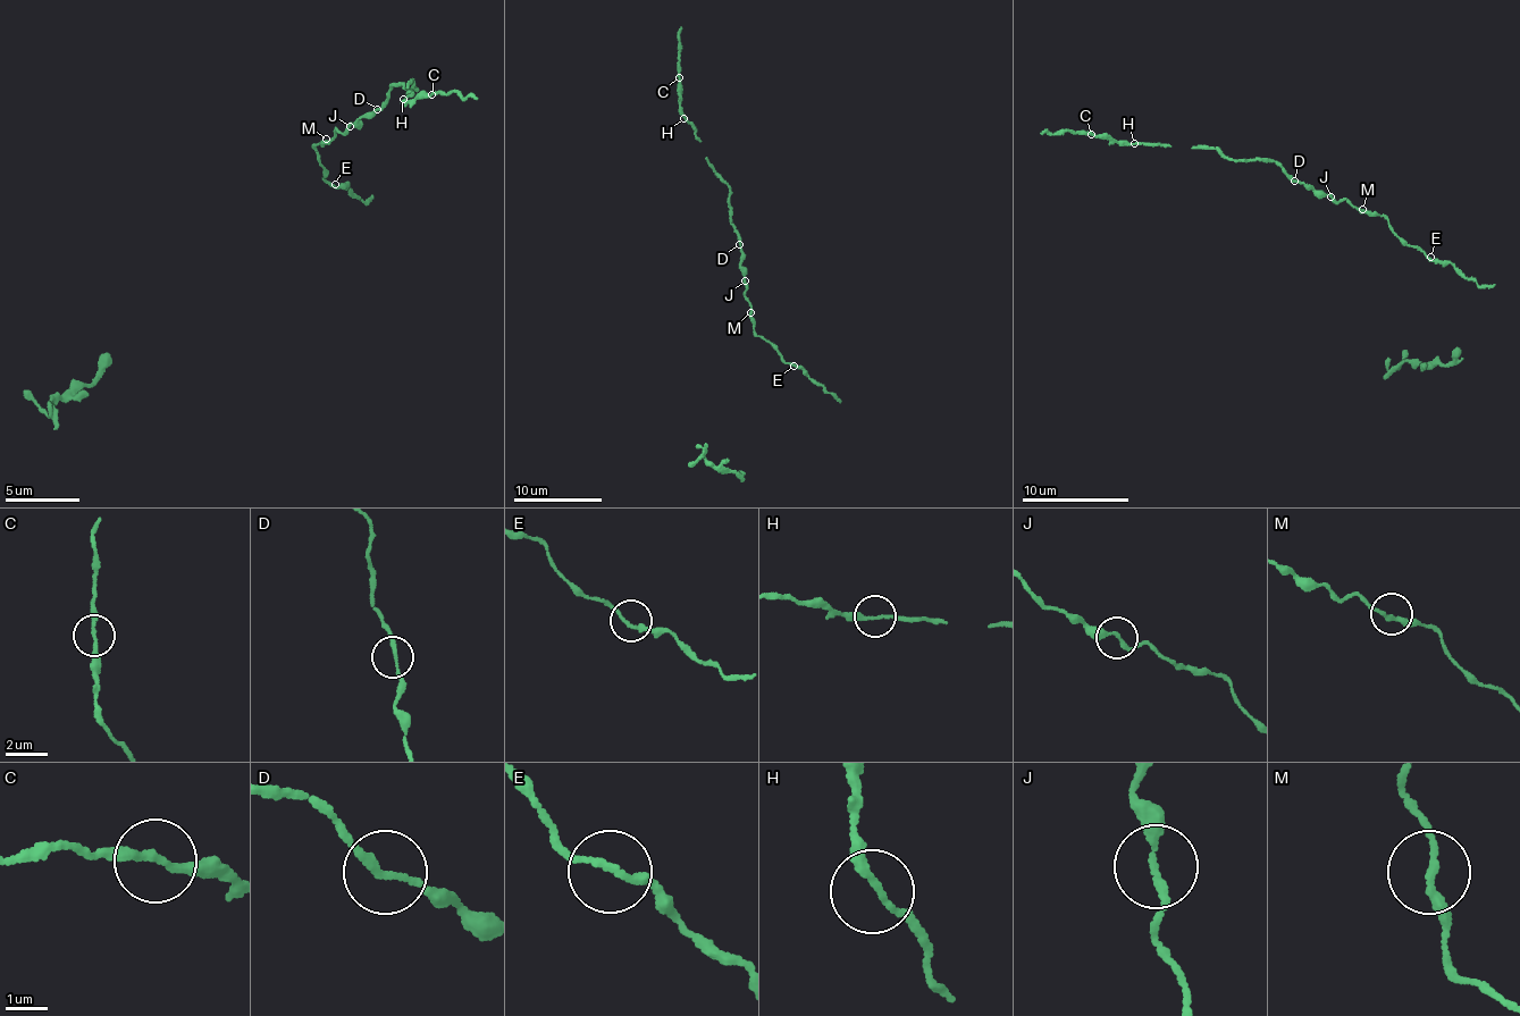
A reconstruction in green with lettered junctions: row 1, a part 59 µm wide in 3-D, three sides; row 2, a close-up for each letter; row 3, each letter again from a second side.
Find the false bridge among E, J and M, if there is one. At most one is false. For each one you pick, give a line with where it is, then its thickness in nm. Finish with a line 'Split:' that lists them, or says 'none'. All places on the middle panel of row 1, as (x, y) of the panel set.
Split: none

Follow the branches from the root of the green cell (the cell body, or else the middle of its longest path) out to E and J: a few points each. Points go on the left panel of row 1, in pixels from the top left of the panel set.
E: (326, 142), (313, 144), (317, 160), (327, 175), (325, 176), (335, 184)
J: (326, 142), (333, 139), (335, 129), (346, 133), (350, 127)

